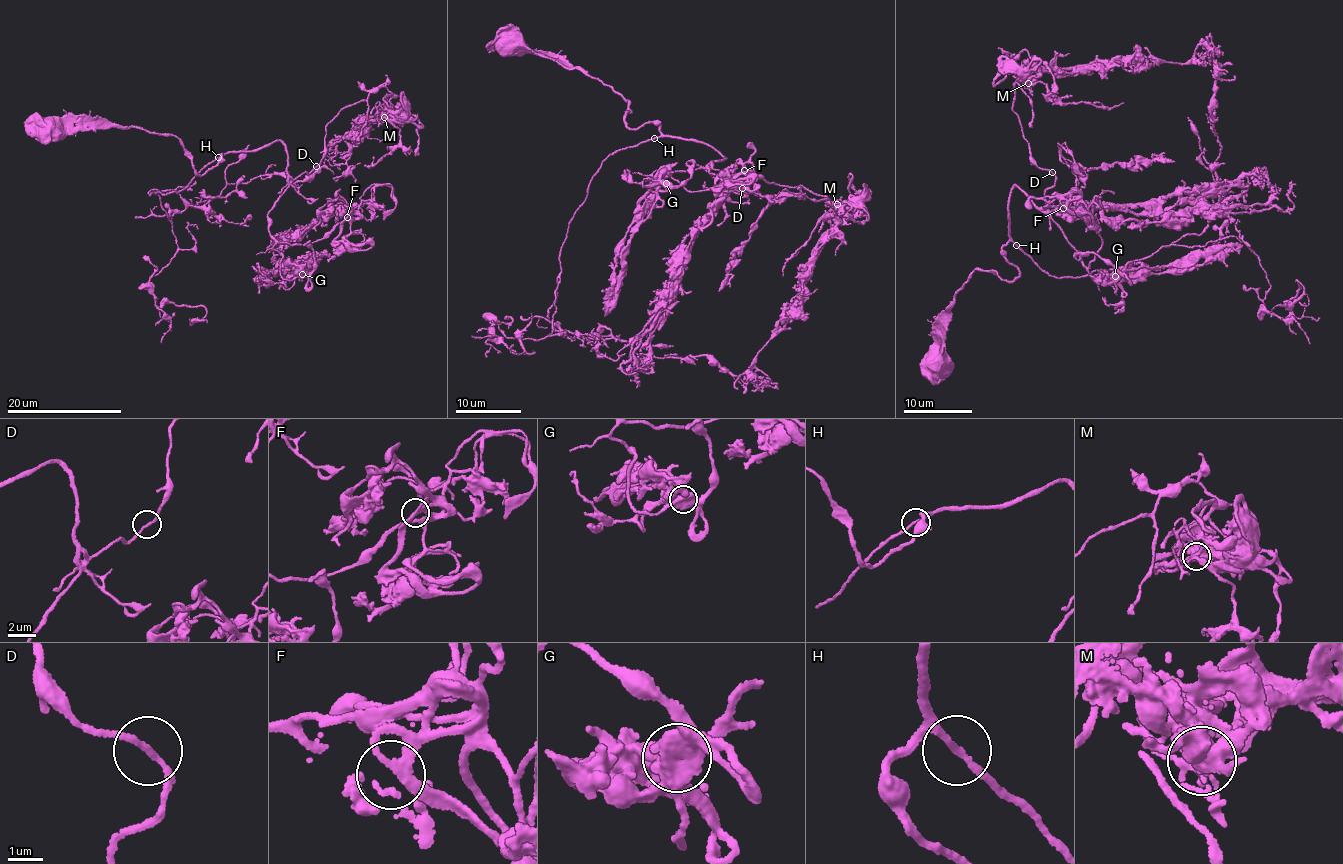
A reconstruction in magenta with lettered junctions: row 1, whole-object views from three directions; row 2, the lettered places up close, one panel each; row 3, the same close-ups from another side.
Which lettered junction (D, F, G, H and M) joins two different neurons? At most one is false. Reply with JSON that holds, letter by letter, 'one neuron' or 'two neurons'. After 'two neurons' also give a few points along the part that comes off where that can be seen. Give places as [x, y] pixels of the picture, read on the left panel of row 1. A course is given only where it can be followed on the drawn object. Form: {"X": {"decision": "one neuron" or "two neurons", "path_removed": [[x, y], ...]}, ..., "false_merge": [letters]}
{"D": {"decision": "one neuron"}, "F": {"decision": "one neuron"}, "G": {"decision": "one neuron"}, "H": {"decision": "one neuron"}, "M": {"decision": "one neuron"}, "false_merge": []}

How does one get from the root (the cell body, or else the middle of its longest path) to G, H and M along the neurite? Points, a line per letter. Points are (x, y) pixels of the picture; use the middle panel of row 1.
G: (505, 40), (620, 95), (630, 128), (660, 124), (665, 136), (703, 141), (725, 158), (652, 174), (666, 183)
H: (505, 40), (521, 41), (594, 77), (629, 102), (623, 121), (630, 128), (660, 124), (655, 138)
M: (505, 40), (620, 95), (630, 128), (707, 143), (736, 188), (761, 177), (857, 209), (837, 204)

